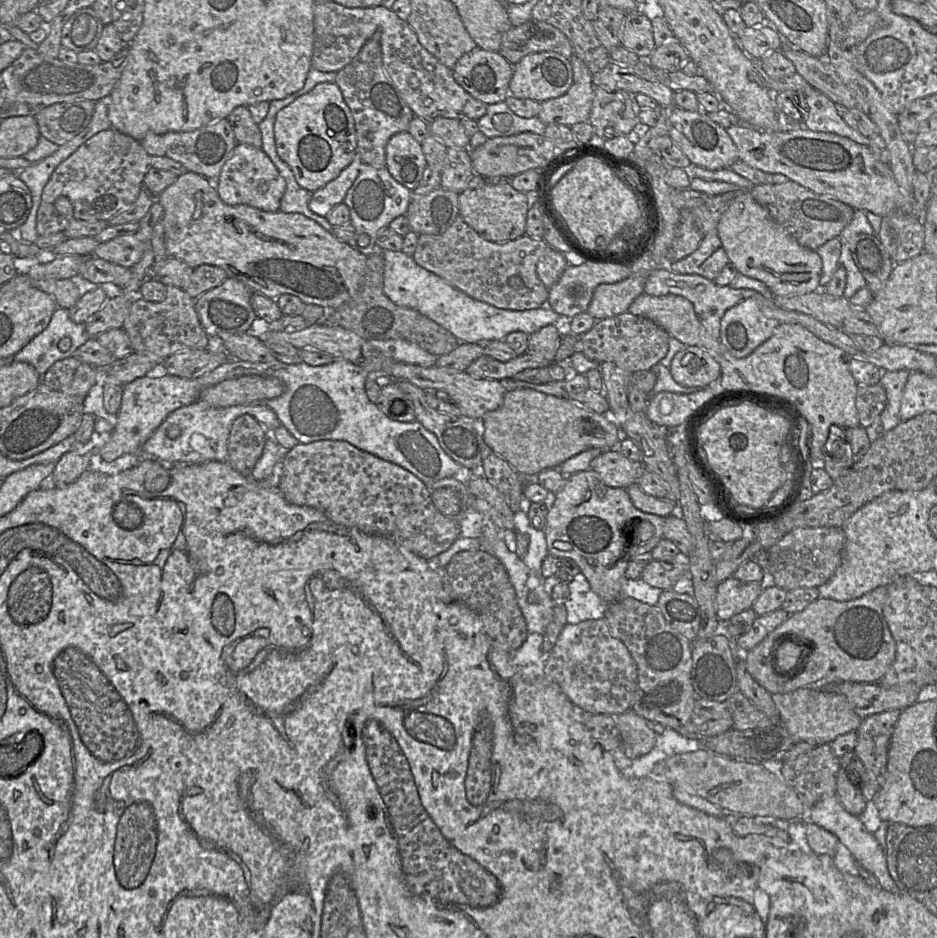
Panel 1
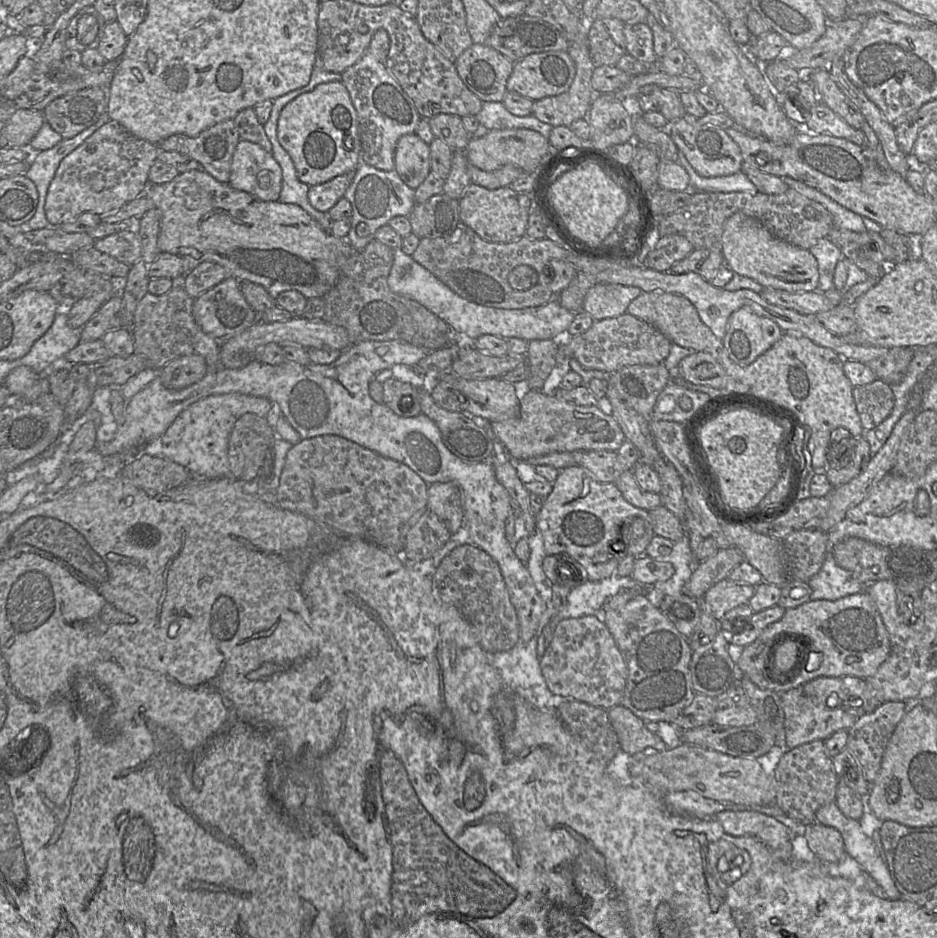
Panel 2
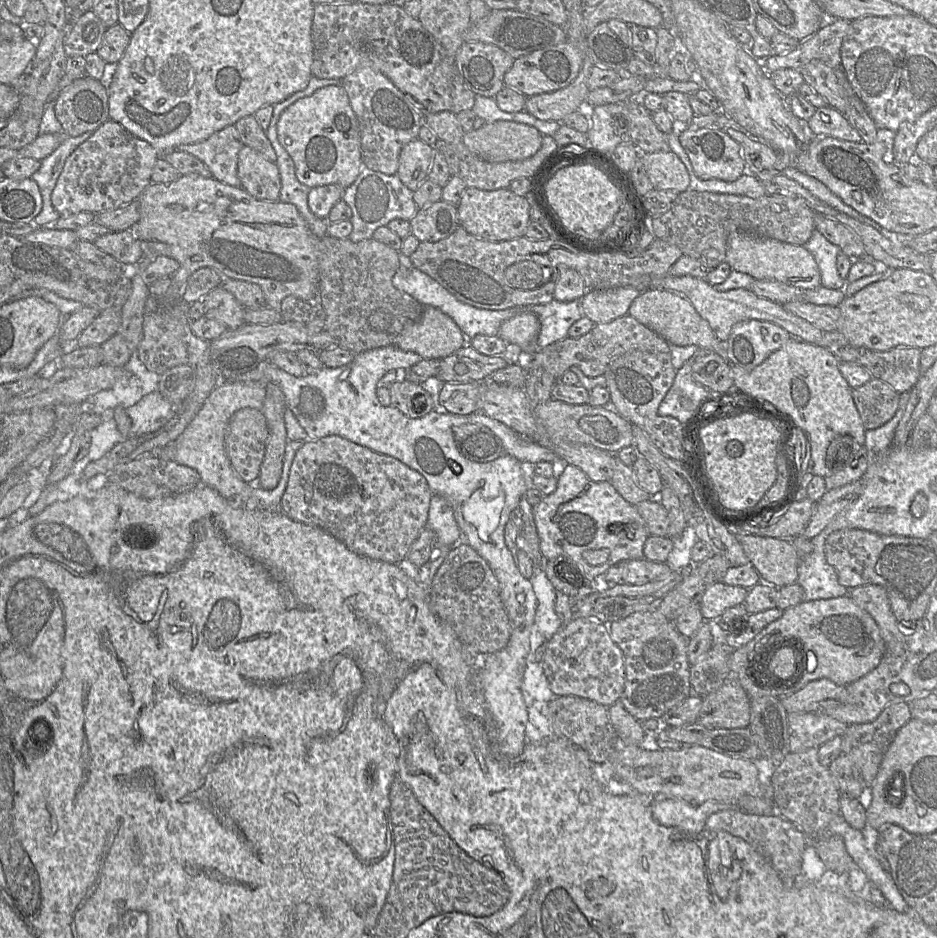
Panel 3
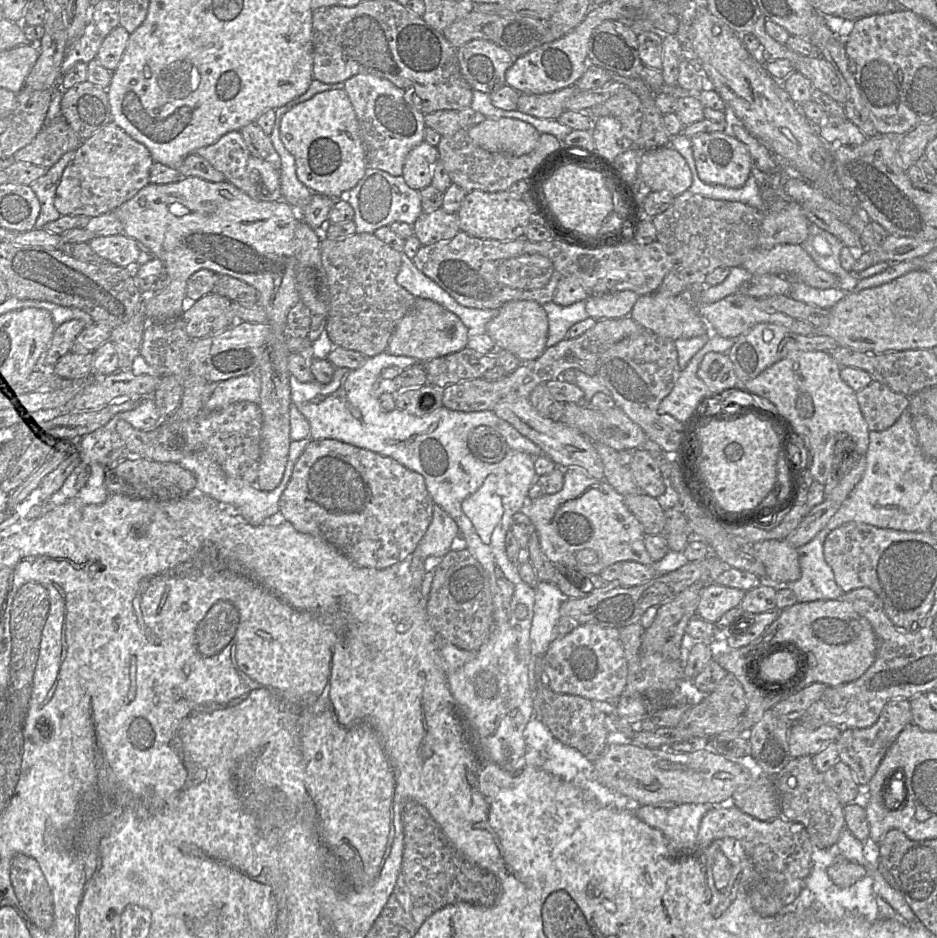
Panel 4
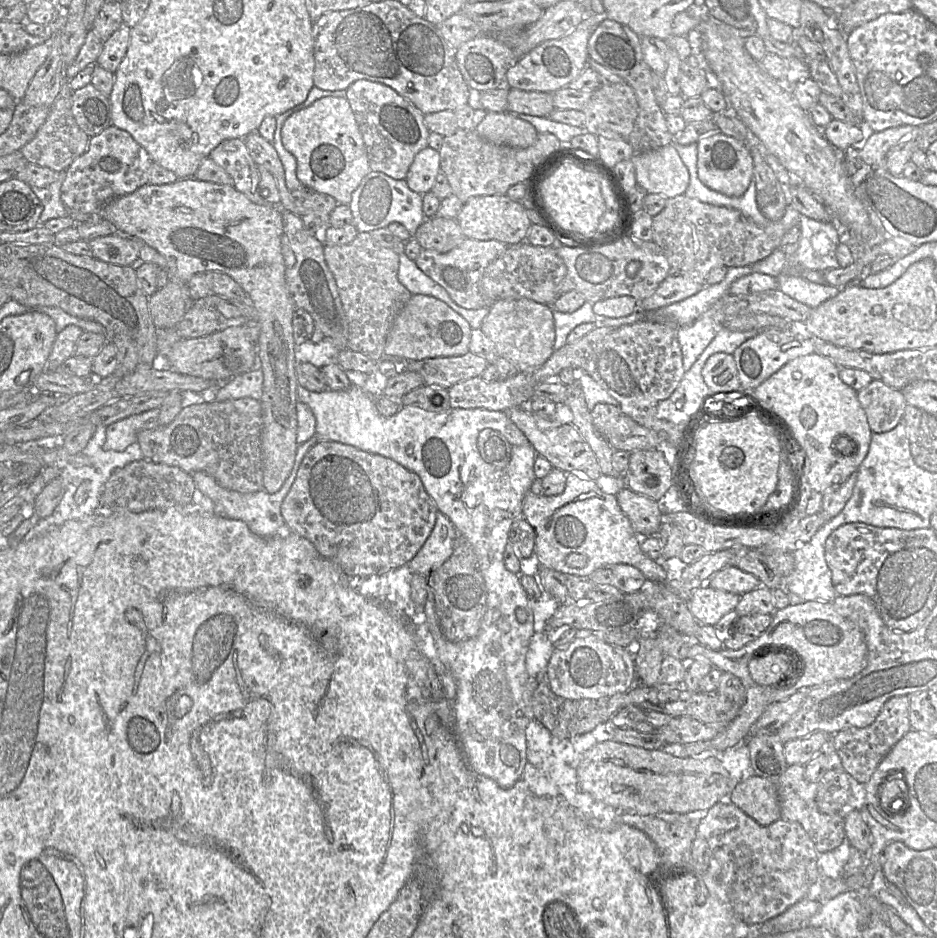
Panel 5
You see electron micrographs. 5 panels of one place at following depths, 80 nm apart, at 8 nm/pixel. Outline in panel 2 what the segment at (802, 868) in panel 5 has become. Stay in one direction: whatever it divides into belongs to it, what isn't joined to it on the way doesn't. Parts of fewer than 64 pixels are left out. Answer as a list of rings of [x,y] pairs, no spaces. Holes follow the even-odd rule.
[[[752,810],[723,811],[713,818],[722,825],[727,834],[736,837],[754,836],[761,840],[775,857],[785,862],[794,860],[792,843],[795,835],[775,818]]]

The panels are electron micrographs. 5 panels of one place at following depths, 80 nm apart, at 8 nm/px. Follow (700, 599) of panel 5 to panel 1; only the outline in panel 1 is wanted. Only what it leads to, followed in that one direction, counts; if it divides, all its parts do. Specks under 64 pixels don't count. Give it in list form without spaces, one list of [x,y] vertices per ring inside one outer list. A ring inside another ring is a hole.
[[[730,576],[716,587],[715,607],[720,622],[729,619],[748,608],[762,592],[766,582],[749,582]]]

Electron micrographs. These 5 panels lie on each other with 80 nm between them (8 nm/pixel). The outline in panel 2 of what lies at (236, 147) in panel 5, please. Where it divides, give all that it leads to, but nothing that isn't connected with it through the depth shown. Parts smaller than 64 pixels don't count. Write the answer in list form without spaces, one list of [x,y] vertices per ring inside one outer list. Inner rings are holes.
[[[227,119],[202,131],[196,137],[174,134],[160,141],[160,150],[185,154],[201,165],[216,180],[229,182],[233,153],[241,140],[233,119]]]

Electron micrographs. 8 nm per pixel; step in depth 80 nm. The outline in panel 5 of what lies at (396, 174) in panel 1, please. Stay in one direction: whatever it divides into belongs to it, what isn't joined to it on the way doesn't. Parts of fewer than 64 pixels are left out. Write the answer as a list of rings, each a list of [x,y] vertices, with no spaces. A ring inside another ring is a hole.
[[[426,147],[415,156],[405,181],[412,191],[423,195],[431,191],[439,172],[439,152]]]

